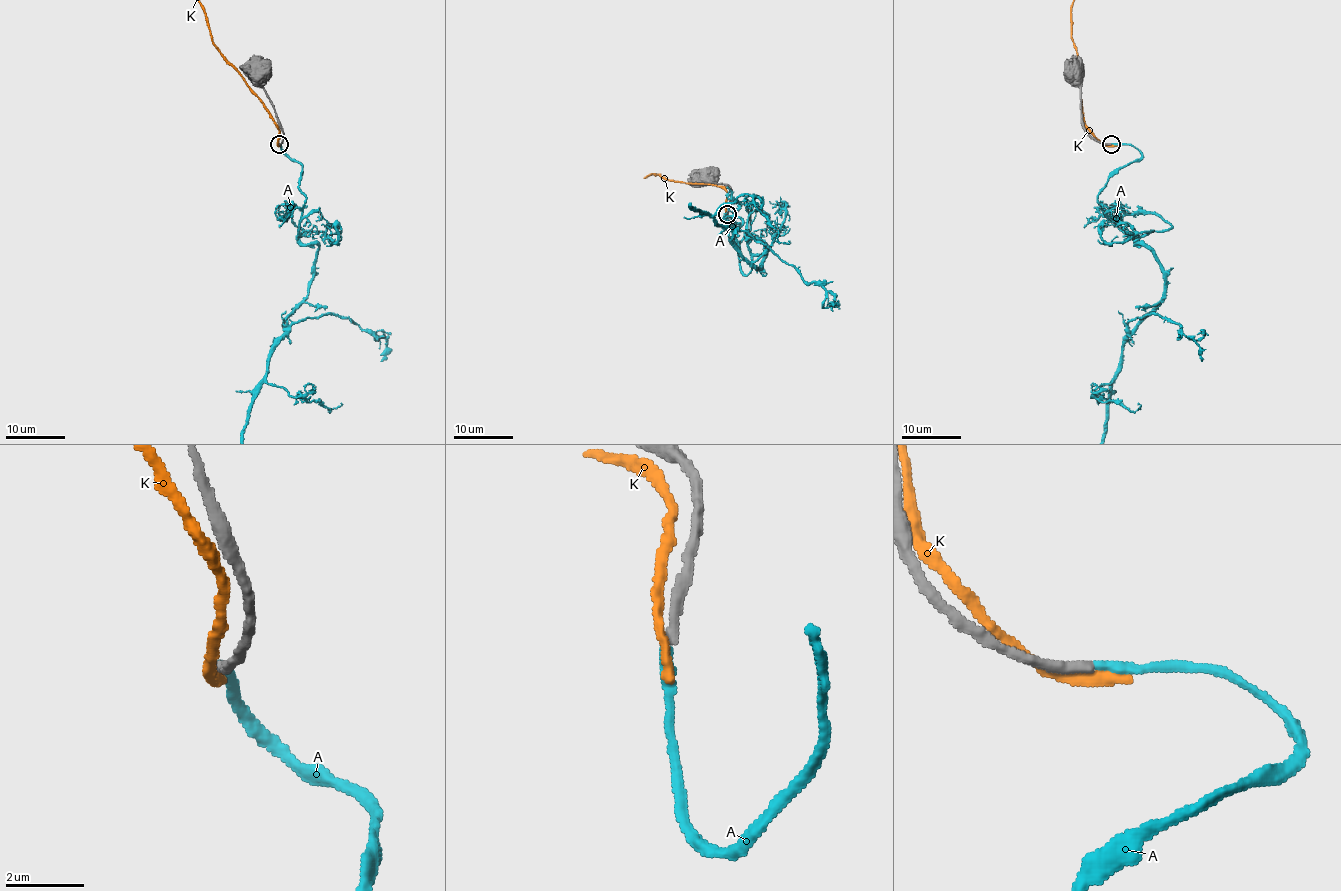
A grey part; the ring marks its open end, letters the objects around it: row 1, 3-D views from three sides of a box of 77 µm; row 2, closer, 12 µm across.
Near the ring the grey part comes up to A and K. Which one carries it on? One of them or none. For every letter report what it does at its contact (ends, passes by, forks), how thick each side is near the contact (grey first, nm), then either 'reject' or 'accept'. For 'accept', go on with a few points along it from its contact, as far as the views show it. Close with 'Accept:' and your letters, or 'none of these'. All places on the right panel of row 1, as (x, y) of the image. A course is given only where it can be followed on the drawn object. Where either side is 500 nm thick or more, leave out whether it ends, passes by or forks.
A: it ends | 300/280 nm | accept
K: it ends | 300/360 nm | reject
Accept: A

